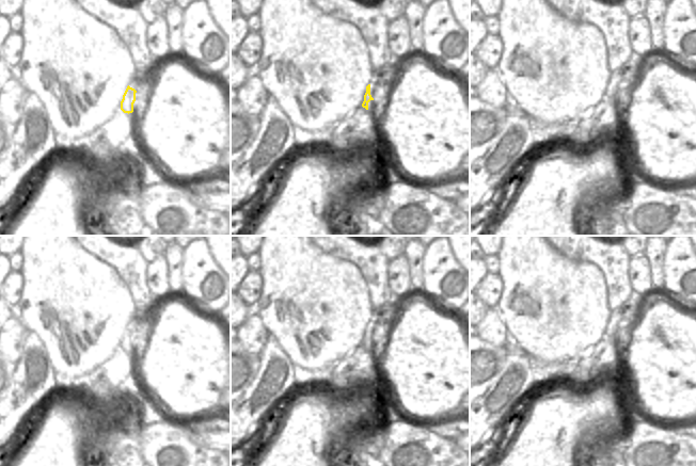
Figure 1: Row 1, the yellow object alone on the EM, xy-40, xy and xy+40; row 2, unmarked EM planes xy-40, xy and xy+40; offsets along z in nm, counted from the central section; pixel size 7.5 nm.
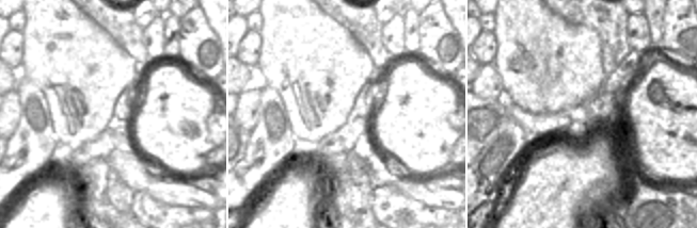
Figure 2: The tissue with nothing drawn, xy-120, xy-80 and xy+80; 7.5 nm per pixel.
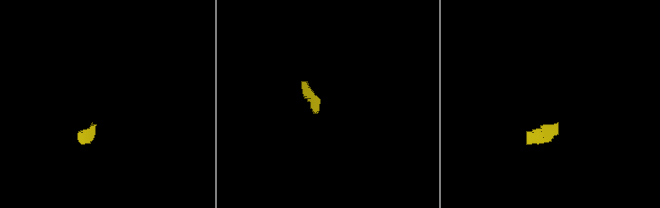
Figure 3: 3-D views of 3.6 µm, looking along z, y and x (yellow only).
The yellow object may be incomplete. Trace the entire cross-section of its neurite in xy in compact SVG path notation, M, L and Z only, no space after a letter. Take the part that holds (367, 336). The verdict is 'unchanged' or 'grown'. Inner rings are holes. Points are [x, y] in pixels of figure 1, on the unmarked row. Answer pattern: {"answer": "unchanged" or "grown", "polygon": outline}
{"answer": "grown", "polygon": "M393 296L390 302L382 307L373 309L373 317L370 322L366 325L366 332L362 342L363 347L368 349L371 340L376 338L379 330L391 323L397 317L399 306L400 300Z"}

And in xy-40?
{"answer": "grown", "polygon": "M147 303L141 311L136 310L136 315L131 322L127 325L123 338L121 340L121 349L124 352L133 351L133 342L136 340L136 332L143 325L149 324L155 319L155 303Z"}

